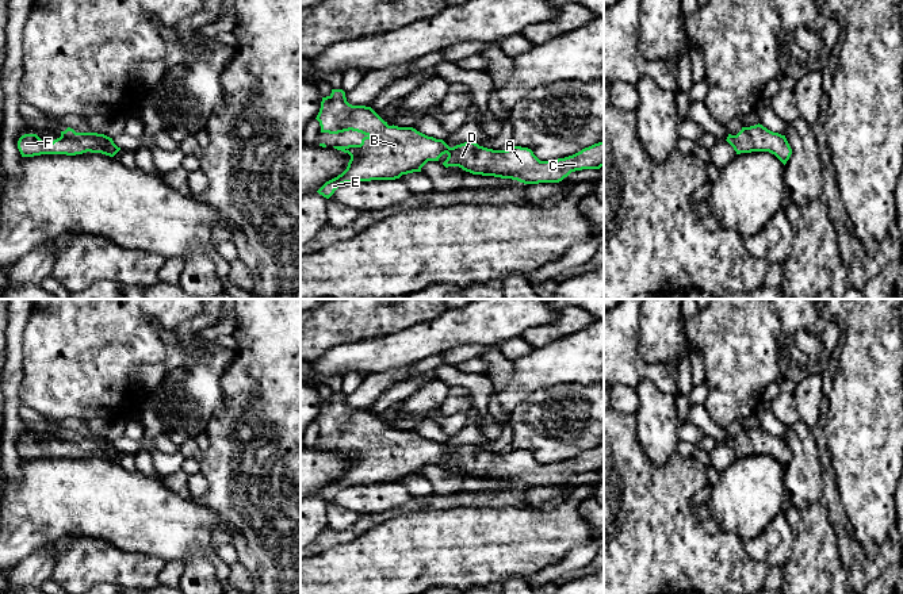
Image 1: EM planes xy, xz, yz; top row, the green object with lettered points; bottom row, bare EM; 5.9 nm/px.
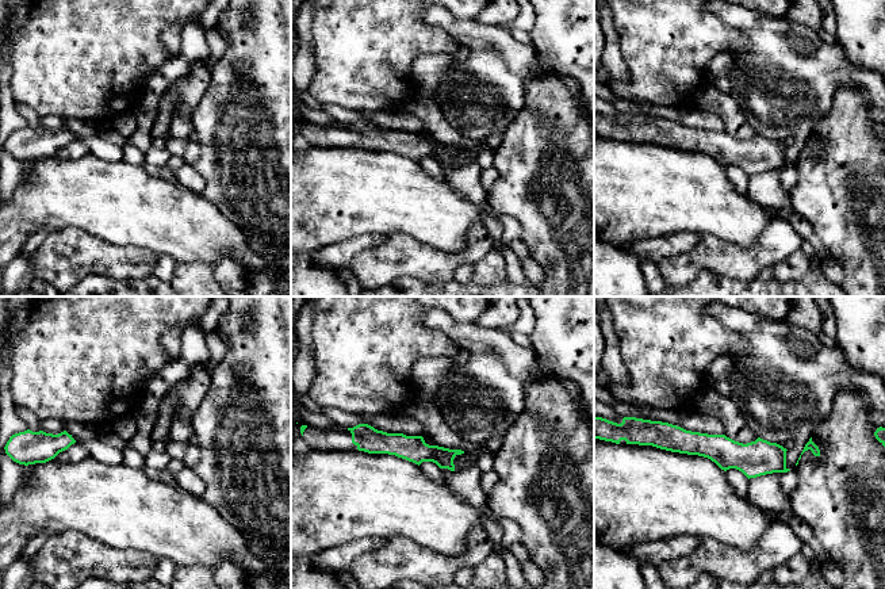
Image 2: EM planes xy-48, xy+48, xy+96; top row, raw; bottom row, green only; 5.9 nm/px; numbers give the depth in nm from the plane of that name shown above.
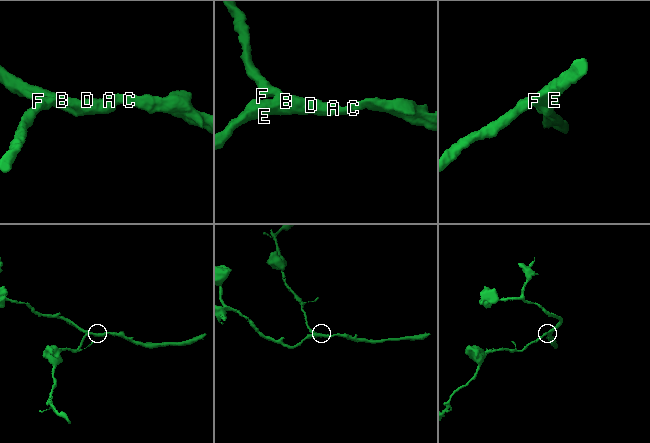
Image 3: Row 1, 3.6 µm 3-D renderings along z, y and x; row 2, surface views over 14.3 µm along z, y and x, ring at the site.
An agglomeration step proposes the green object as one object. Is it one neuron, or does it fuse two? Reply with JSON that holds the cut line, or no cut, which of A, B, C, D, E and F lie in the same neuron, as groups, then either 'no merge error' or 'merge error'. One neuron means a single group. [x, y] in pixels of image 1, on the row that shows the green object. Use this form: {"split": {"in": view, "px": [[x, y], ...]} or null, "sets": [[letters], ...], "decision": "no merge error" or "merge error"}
{"split": null, "sets": [["A", "B", "C", "D", "E", "F"]], "decision": "no merge error"}

